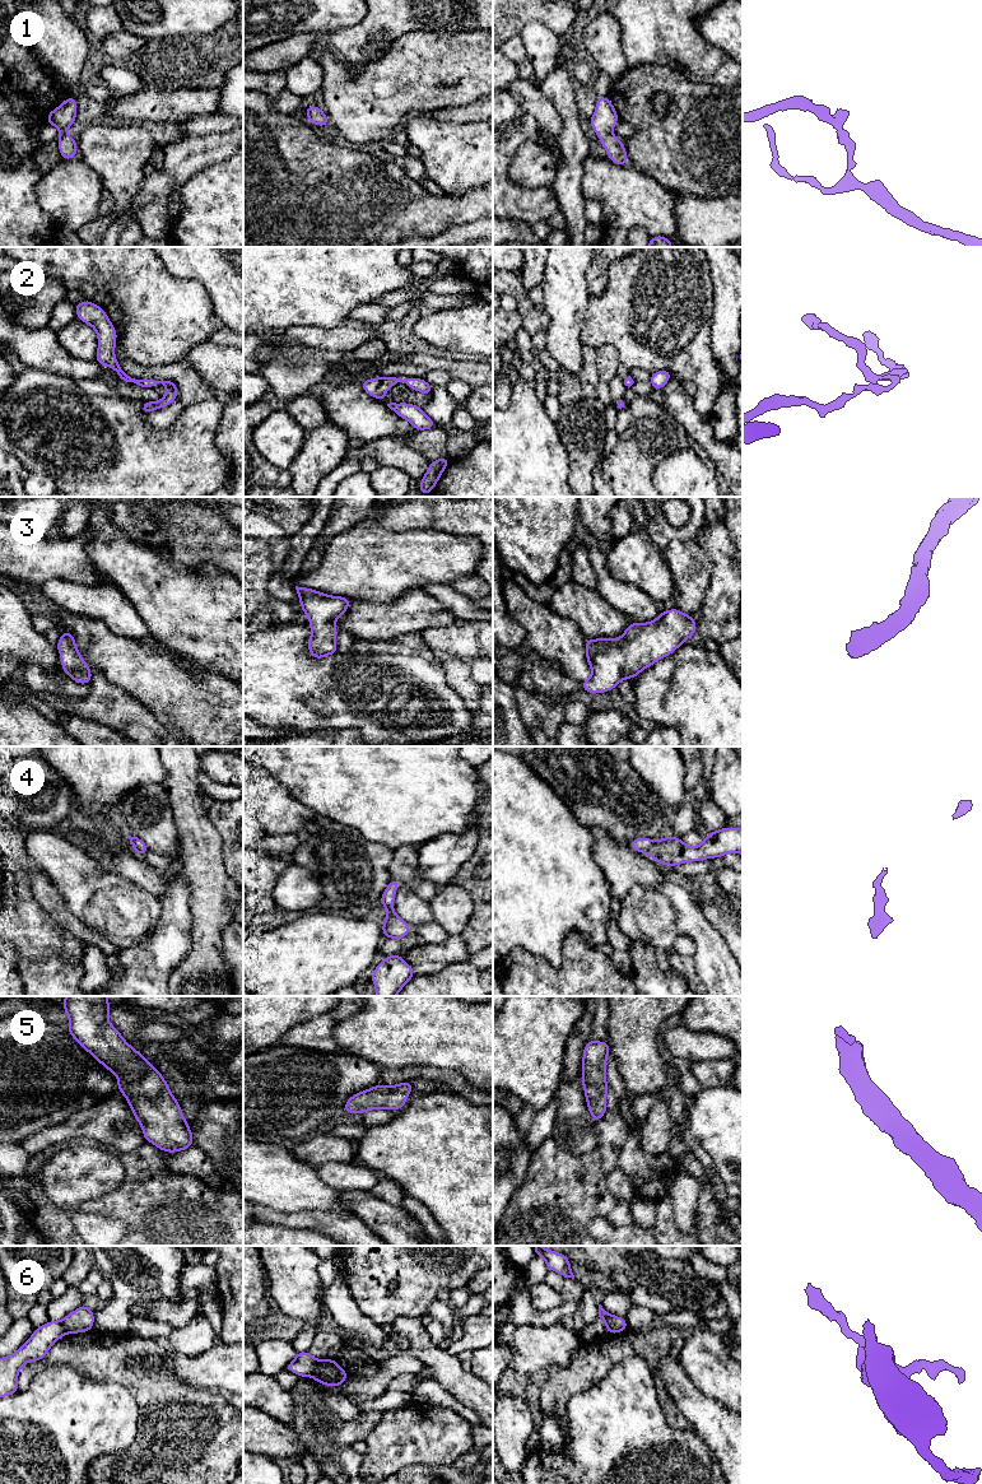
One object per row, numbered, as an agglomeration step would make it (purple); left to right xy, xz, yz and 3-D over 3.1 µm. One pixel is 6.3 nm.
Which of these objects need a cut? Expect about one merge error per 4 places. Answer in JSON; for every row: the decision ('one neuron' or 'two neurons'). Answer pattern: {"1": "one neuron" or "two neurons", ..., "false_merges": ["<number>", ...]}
{"1": "one neuron", "2": "one neuron", "3": "one neuron", "4": "one neuron", "5": "one neuron", "6": "two neurons", "false_merges": ["6"]}

